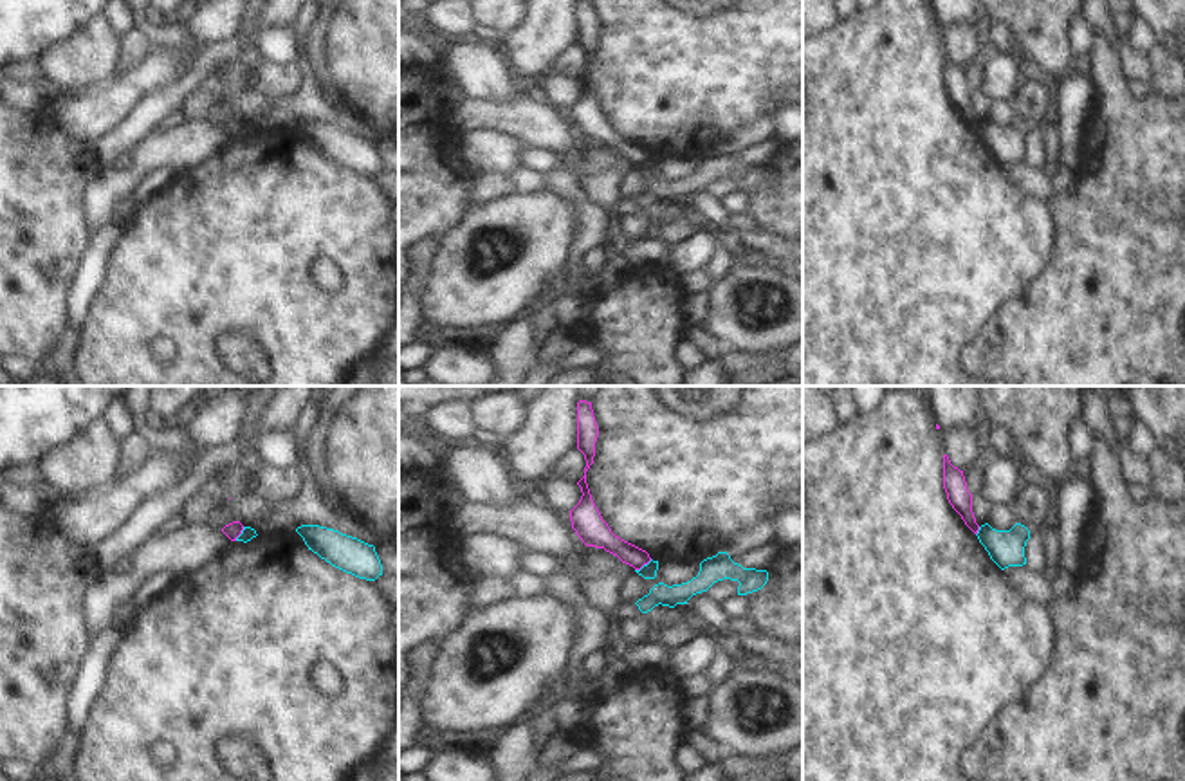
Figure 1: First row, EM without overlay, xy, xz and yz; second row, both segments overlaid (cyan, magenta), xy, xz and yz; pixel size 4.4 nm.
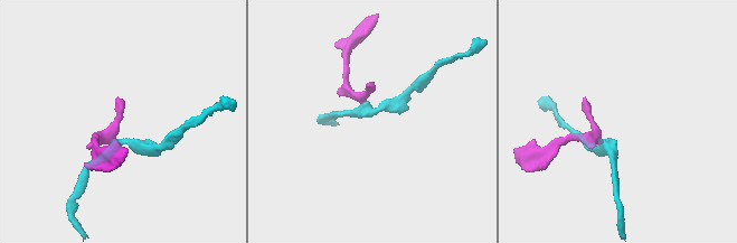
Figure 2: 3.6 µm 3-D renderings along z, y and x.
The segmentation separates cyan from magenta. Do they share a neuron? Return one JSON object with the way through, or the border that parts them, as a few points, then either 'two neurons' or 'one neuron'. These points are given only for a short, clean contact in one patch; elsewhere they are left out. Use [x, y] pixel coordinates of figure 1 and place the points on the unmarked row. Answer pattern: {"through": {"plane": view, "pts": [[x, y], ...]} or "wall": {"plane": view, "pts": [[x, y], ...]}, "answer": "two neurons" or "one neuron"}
{"wall": {"plane": "xz", "pts": [[652, 156], [635, 166]]}, "answer": "two neurons"}

